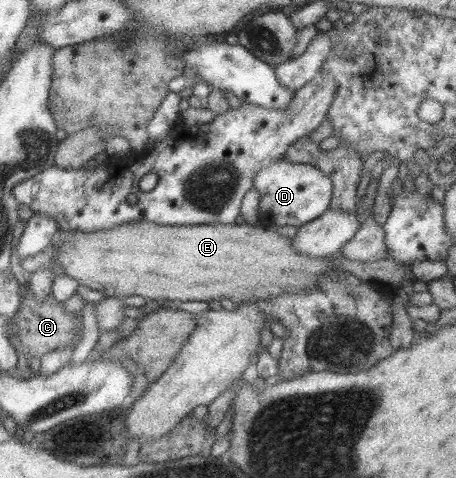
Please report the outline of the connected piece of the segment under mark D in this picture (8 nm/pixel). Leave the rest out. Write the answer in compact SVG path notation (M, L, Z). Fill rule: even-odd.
M284 154L272 160L270 165L254 172L252 185L260 193L258 211L272 225L298 227L320 217L328 209L332 197L332 180L310 164L288 162Z

